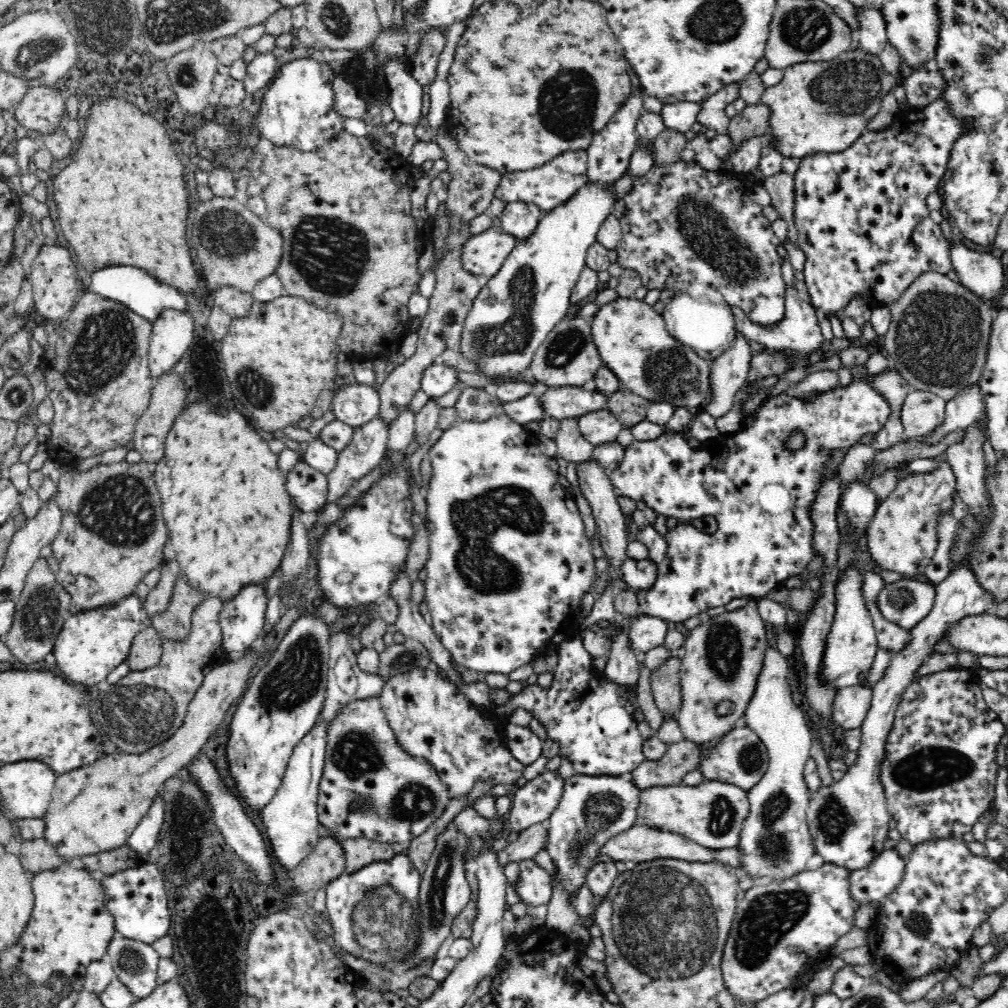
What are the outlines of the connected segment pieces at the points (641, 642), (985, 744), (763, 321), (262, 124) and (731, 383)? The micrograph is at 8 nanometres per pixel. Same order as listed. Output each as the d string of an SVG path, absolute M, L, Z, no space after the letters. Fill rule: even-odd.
M646 614L634 619L628 628L628 639L634 656L641 658L650 649L662 646L671 627L671 622Z
M944 670L917 678L902 694L892 730L886 738L880 780L890 816L896 820L901 838L908 840L912 848L921 842L962 837L972 830L978 818L995 801L999 766L996 748L1006 727L998 719L998 714L987 706L981 684L974 671Z
M682 159L680 162L672 162L672 164L664 164L664 166L654 165L650 168L650 172L634 179L633 190L630 190L630 193L617 202L613 208L613 214L618 217L618 221L622 225L622 240L615 248L618 264L623 269L635 270L640 275L642 286L647 290L674 290L692 295L702 295L705 288L710 288L718 292L729 305L738 305L758 325L773 325L782 320L785 313L785 284L782 278L781 259L778 256L780 240L772 231L772 223L764 217L763 208L750 197L746 183L749 182L744 178L744 174L728 170L723 174L712 172L700 166L694 159L691 162Z
M317 55L298 58L289 61L280 67L280 71L273 78L264 98L260 102L258 115L251 125L251 130L256 130L258 136L267 138L276 147L294 147L302 152L314 152L316 148L324 146L330 138L344 131L346 117L334 109L334 89L332 82L335 77L332 68Z
M736 332L734 342L710 362L710 398L703 410L713 418L724 417L735 405L736 394L746 386L751 365L747 338Z

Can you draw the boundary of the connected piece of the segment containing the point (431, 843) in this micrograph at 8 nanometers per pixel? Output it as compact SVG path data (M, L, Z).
M466 796L452 798L445 811L420 836L413 838L409 844L407 855L412 861L414 869L421 874L426 871L427 862L434 852L438 834L442 833L442 830L446 830L446 826L453 822L456 815L462 812L466 806Z

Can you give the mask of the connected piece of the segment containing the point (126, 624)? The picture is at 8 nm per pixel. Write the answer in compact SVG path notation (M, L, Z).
M138 595L124 597L109 607L98 607L73 614L64 622L53 646L58 668L64 676L83 685L102 682L127 659L134 637L142 630L146 615Z

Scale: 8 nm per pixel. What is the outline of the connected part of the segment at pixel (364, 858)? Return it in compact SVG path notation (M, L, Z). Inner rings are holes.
M348 838L342 843L344 849L346 870L348 874L354 874L370 862L390 860L394 858L394 848L390 843L376 842L368 838Z

